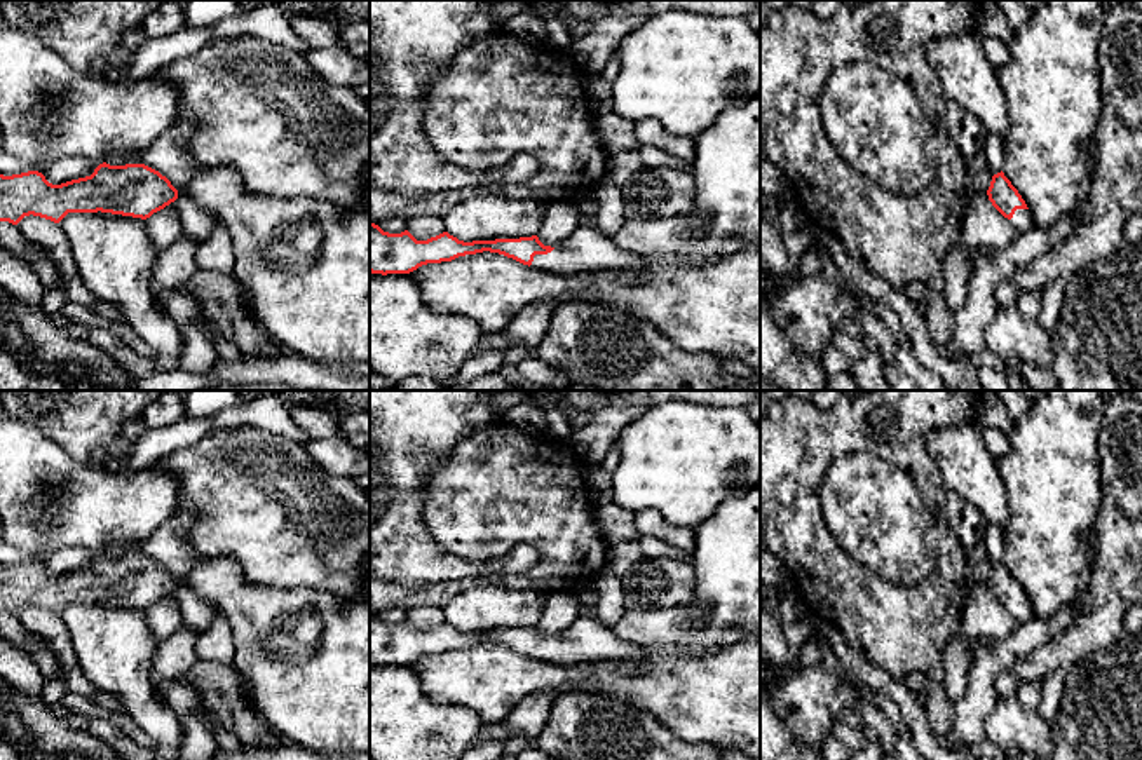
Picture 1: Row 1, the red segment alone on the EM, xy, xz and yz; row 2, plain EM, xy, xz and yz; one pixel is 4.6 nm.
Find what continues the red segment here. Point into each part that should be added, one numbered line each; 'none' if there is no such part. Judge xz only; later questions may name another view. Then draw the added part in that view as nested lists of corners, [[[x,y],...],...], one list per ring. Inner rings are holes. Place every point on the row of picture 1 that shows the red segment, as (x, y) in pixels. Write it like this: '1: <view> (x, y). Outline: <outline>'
1: xz (586, 251). Outline: [[[581,225],[568,239],[547,254],[535,254],[530,265],[561,275],[619,272],[643,267],[643,258],[614,244],[595,225]]]

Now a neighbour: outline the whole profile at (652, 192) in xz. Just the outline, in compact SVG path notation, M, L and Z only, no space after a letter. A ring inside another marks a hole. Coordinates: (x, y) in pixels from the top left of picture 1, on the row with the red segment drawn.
M642 167L621 193L626 220L678 218L692 209L696 176L680 167Z

